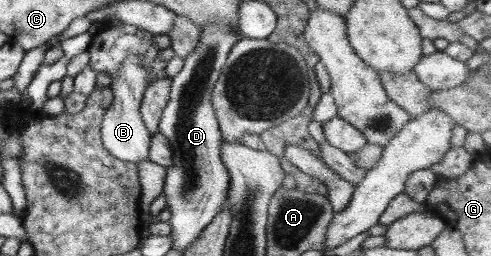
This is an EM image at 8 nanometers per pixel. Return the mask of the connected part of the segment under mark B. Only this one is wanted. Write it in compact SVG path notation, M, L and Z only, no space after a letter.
M129 54L121 64L120 70L112 77L110 87L113 99L100 126L101 141L112 156L124 162L138 164L148 160L151 134L141 120L141 102L149 82L149 70L137 54Z

